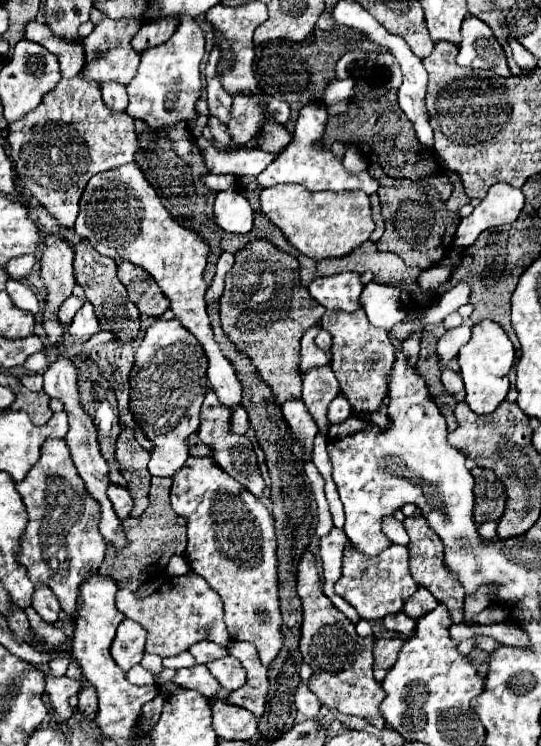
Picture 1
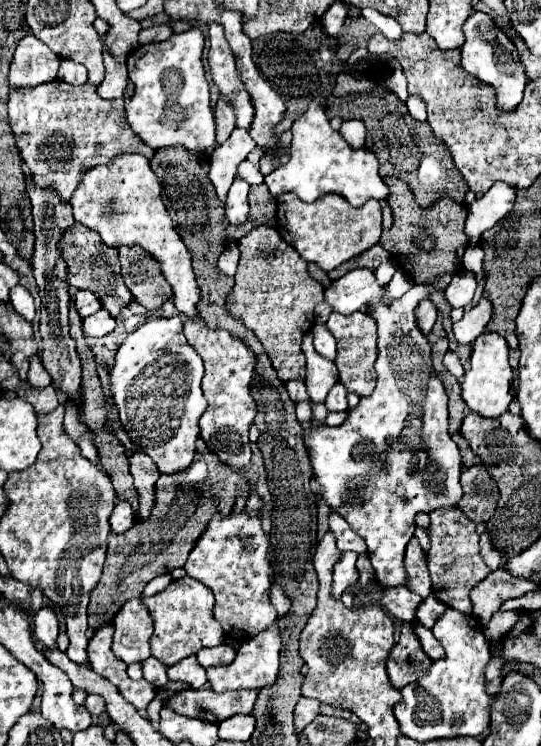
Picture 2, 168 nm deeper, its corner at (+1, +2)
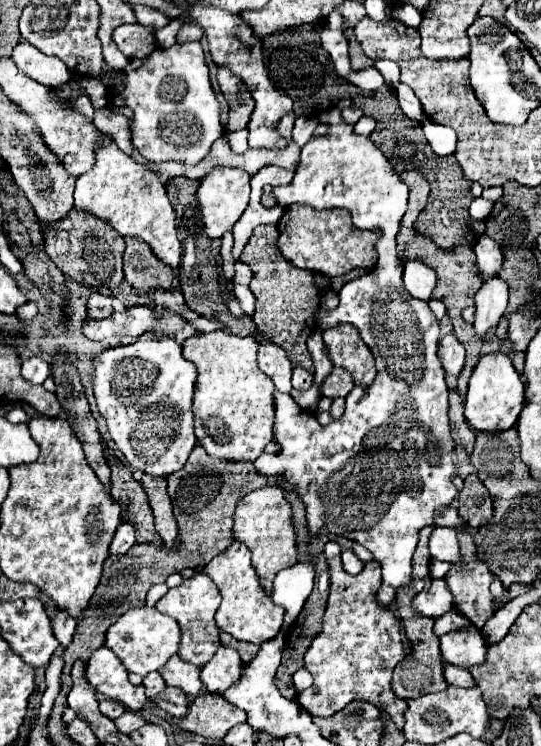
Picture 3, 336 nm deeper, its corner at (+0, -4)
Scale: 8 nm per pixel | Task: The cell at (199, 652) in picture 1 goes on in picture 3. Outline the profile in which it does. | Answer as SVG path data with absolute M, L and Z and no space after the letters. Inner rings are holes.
M218 646L212 660L200 670L200 678L210 694L224 694L242 676L242 660L234 648Z

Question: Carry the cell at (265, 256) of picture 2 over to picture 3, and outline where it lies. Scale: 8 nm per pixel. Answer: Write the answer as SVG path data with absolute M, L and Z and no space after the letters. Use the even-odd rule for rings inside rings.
M272 224L258 226L248 244L242 250L240 262L248 264L254 270L254 278L250 282L250 290L256 296L256 312L252 320L266 340L278 344L290 358L292 366L302 366L308 372L314 372L312 358L306 350L306 338L316 330L314 312L320 306L320 290L314 286L314 276L308 270L300 270L294 264L286 262L282 254L276 250L278 228Z

